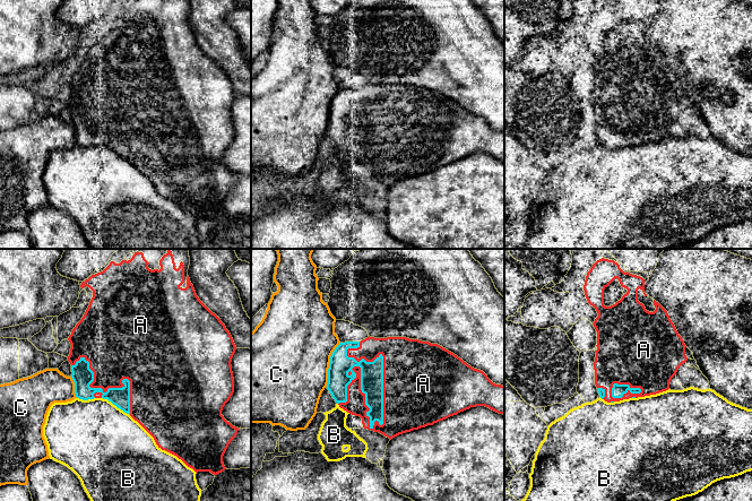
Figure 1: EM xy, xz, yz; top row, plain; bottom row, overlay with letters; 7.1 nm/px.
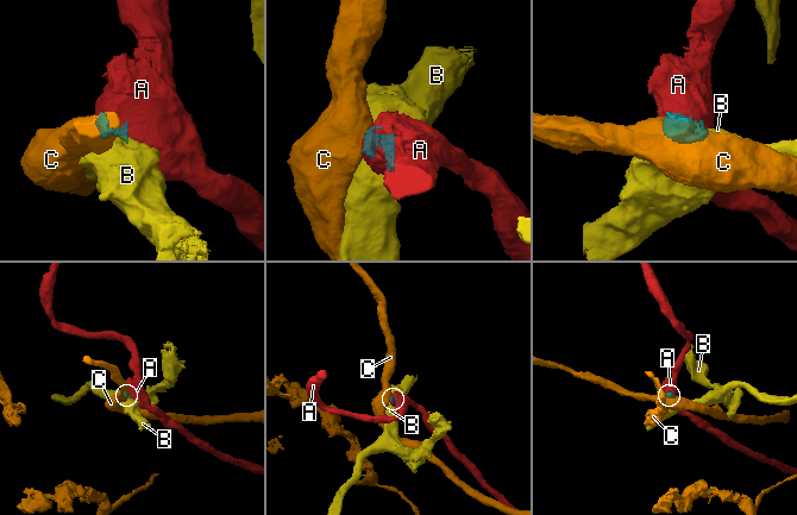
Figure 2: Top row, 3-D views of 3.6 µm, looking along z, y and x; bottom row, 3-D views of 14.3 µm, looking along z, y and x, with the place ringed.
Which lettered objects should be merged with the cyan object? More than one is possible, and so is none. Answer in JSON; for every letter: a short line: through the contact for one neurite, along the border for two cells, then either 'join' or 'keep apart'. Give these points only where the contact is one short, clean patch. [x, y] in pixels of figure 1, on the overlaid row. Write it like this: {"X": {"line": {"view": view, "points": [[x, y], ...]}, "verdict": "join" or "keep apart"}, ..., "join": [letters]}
{"A": {"verdict": "join"}, "B": {"verdict": "keep apart"}, "C": {"line": {"view": "xz", "points": [[339, 342], [330, 356], [328, 382], [326, 386]]}, "verdict": "keep apart"}, "join": ["A"]}

